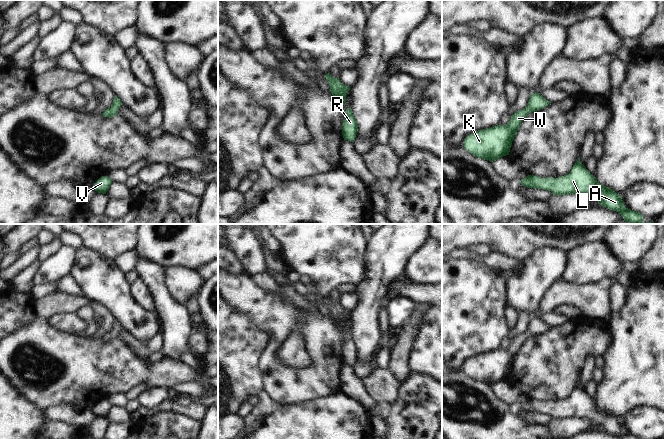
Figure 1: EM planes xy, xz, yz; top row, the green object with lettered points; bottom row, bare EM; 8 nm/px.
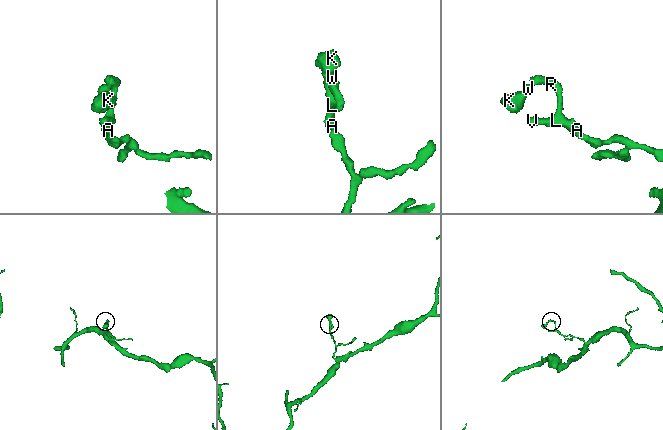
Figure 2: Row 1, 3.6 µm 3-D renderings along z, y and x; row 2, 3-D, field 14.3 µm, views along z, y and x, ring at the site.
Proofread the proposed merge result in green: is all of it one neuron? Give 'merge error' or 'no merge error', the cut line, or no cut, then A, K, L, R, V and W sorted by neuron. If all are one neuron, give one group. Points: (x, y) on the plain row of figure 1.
no merge error; cut none; groups A K L R V W

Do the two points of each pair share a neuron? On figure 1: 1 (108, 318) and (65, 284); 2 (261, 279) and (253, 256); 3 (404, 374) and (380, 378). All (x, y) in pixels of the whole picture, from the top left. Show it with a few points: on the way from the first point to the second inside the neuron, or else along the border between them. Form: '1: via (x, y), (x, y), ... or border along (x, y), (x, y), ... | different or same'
1: border along (57, 291), (83, 296) | different
2: border along (264, 273), (258, 273), (255, 276) | different
3: border along (389, 367), (402, 383) | different

